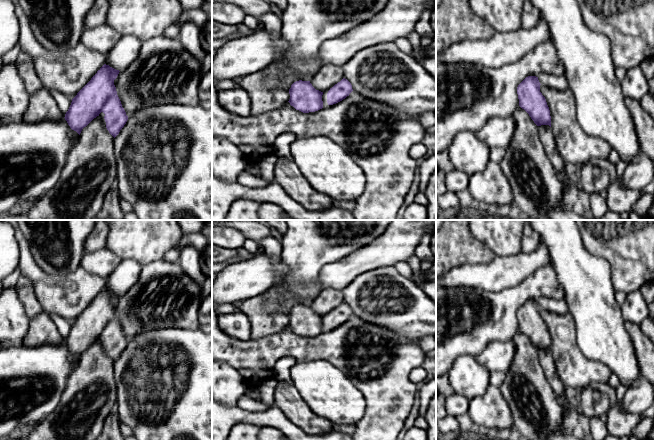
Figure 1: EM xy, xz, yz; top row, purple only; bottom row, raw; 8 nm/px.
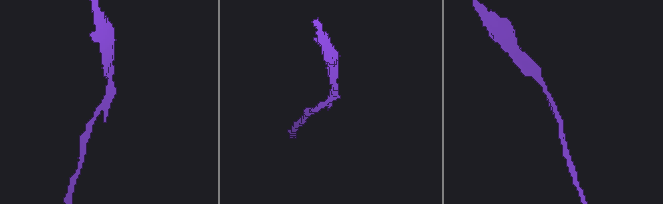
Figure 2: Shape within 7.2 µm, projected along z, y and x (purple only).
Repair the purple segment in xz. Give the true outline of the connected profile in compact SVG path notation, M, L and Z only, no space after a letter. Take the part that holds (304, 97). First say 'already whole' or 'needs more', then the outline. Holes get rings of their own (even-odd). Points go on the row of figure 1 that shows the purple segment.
needs more; M343 78L332 88L321 92L310 81L296 81L289 89L289 103L303 113L315 112L345 99L353 91L351 83Z

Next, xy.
needs more; M104 64L72 99L71 105L64 117L72 130L80 135L82 129L99 116L114 138L119 134L128 120L128 116L122 107L114 85L114 80L117 78L119 72L119 70Z

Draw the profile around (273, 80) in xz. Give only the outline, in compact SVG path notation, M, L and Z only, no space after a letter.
M284 58L280 66L272 63L267 67L267 77L263 83L270 88L280 88L289 91L294 82L299 80L310 81L310 79L311 76L298 76L289 66L287 59Z

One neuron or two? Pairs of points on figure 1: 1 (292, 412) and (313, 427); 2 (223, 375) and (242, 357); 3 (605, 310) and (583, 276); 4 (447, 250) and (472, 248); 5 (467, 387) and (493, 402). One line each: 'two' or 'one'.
1: one
2: two
3: one
4: one
5: two

